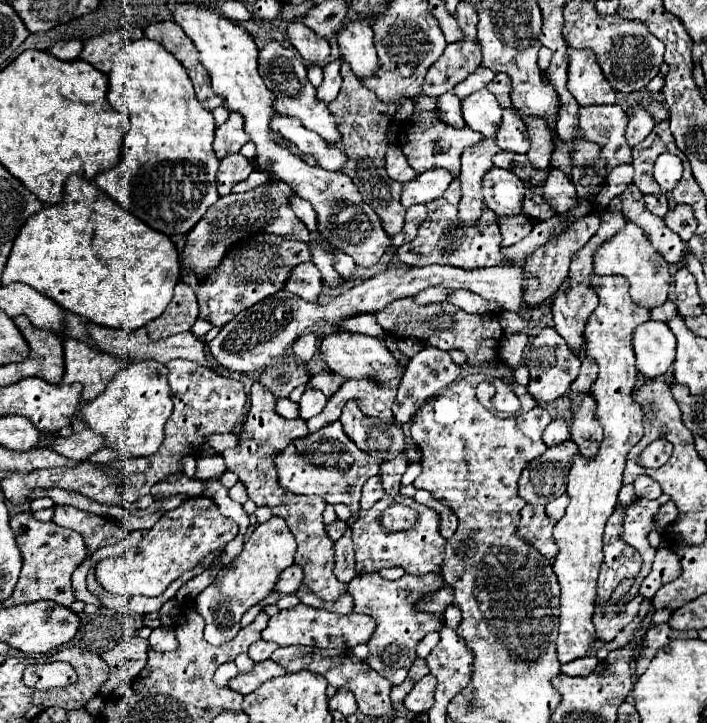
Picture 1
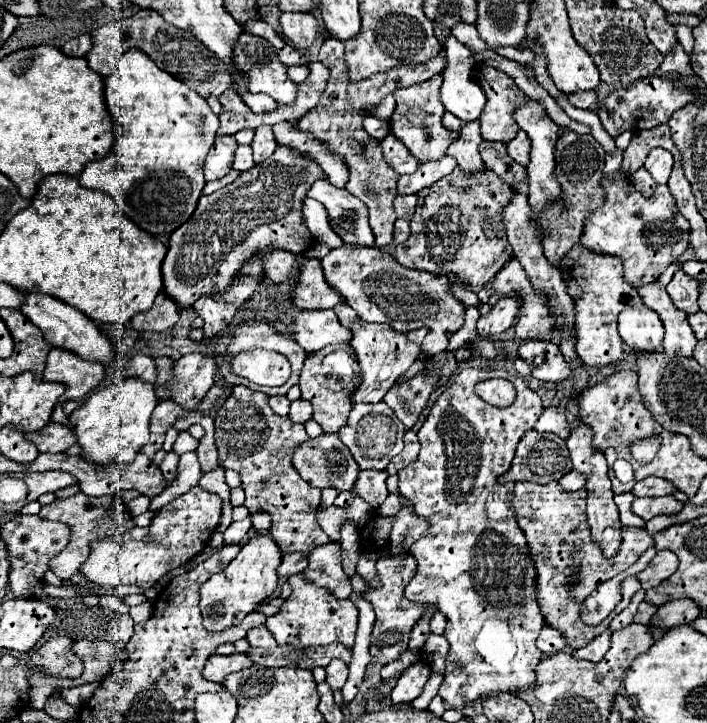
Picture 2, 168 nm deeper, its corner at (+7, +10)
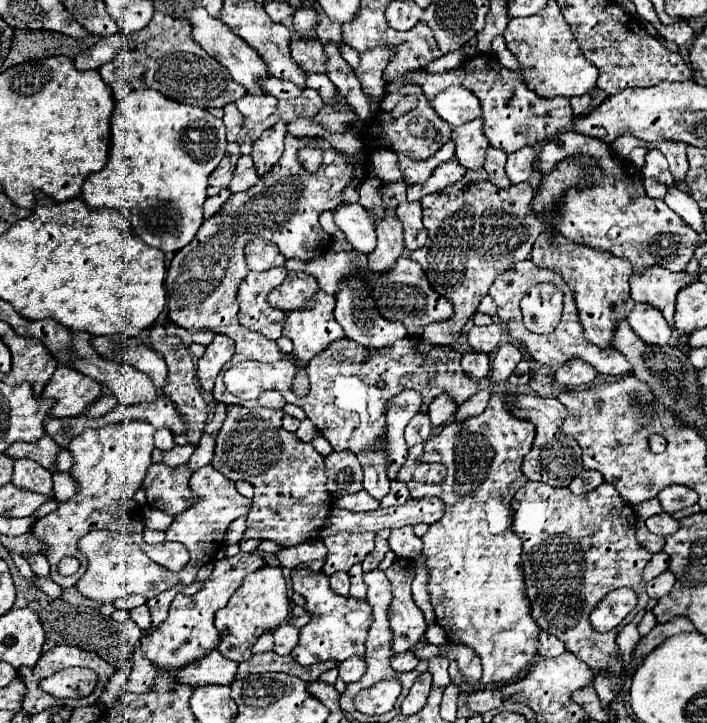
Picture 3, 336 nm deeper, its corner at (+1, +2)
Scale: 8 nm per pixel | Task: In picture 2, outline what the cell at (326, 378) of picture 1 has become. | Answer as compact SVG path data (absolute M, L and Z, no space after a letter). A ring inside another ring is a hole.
M351 346L323 348L321 352L307 356L301 378L299 378L301 398L311 400L313 418L323 426L323 432L337 432L347 422L347 412L351 410L349 396L351 396L355 384L359 384L359 368L357 368L355 352L351 350ZM329 356L331 356L331 360L329 360ZM329 362L335 362L335 364L329 364Z

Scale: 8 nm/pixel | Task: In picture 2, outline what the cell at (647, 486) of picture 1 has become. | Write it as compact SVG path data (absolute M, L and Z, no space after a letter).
M647 476L643 480L639 480L633 490L631 490L635 496L665 496L665 494L673 494L675 488L671 482L663 480L663 478L657 478L657 476Z

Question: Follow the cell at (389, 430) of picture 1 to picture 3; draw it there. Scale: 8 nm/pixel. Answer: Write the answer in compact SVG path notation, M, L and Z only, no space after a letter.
M385 448L377 450L377 452L365 452L359 454L363 472L365 472L365 480L363 480L363 488L365 492L369 492L375 500L383 500L389 492L389 478L385 476Z

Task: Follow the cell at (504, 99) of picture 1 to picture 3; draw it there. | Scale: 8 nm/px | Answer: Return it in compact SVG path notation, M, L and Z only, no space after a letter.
M477 54L467 58L459 68L453 68L445 74L429 74L427 70L413 70L403 76L409 84L417 84L423 88L423 94L431 100L435 92L449 88L451 84L461 84L471 90L481 102L481 118L483 130L493 148L501 148L507 154L517 152L523 146L533 146L537 142L551 140L555 134L573 126L573 112L569 108L569 100L565 96L557 96L551 100L541 100L535 92L529 92L519 76L507 70L495 54Z

